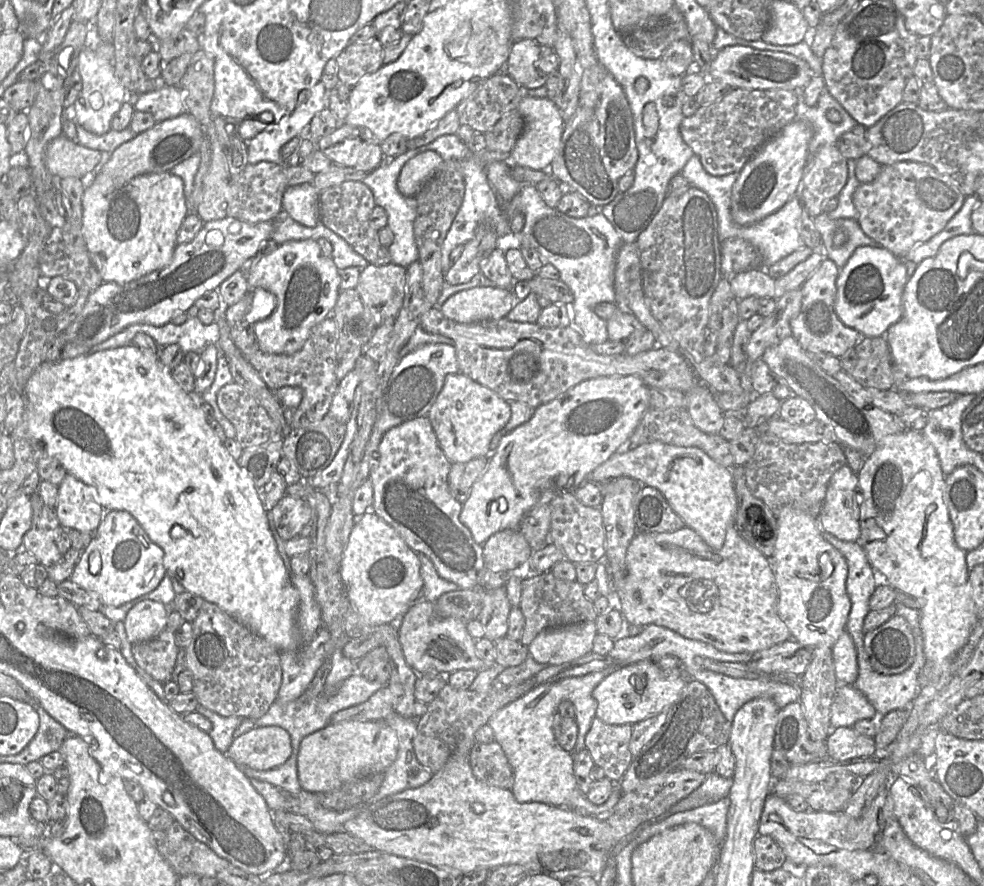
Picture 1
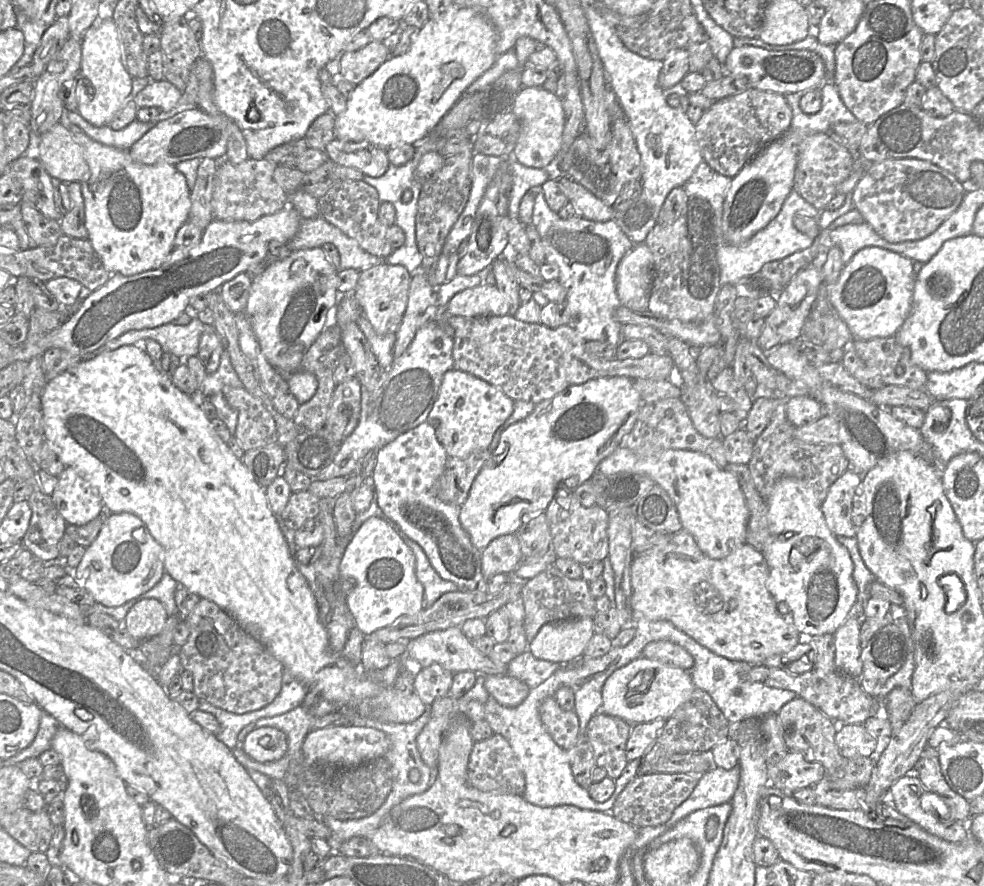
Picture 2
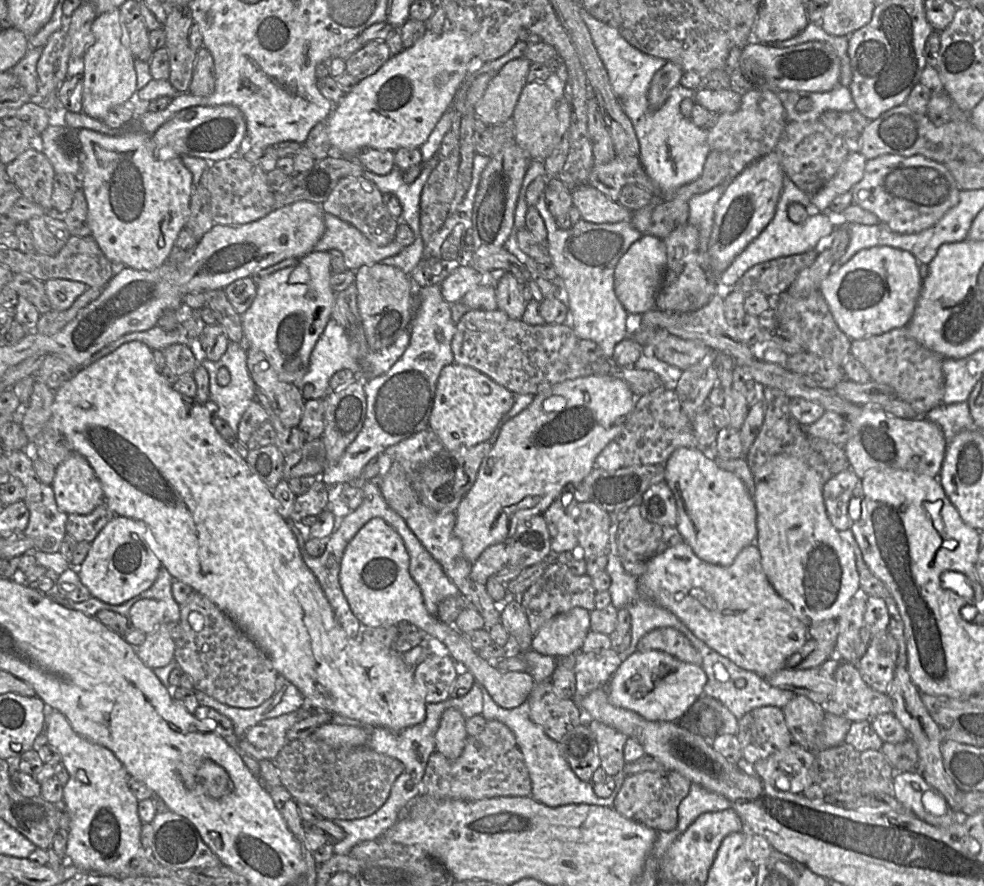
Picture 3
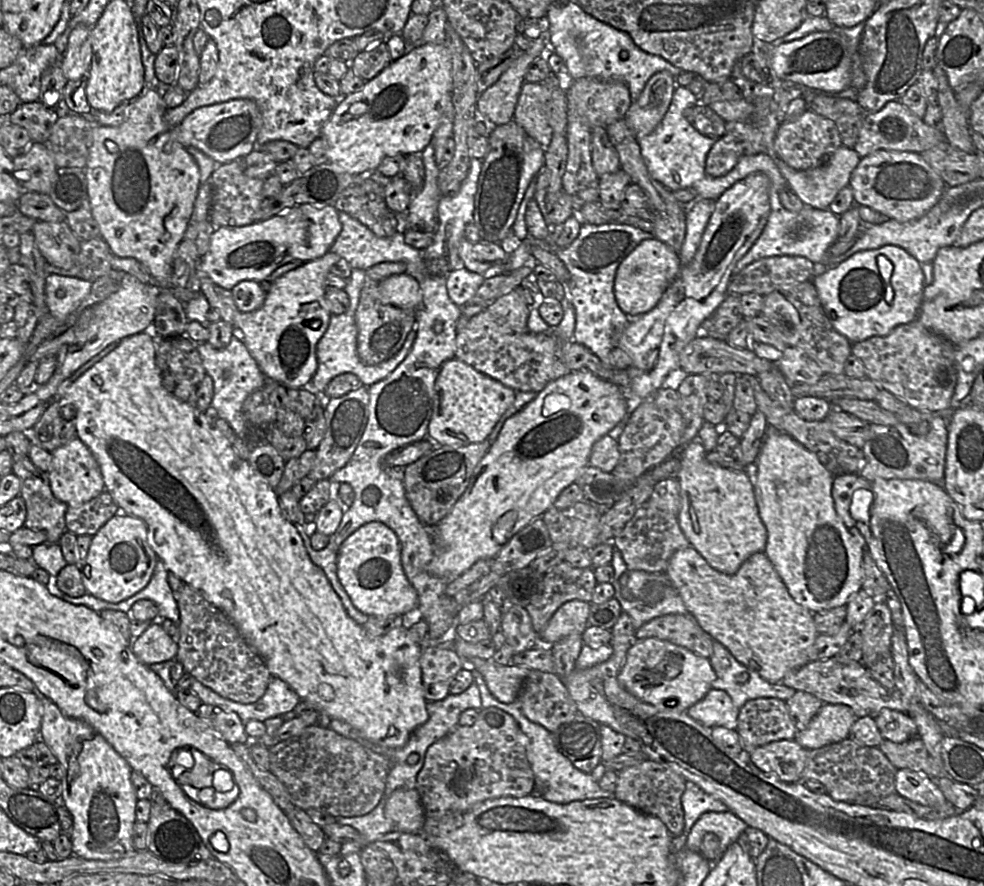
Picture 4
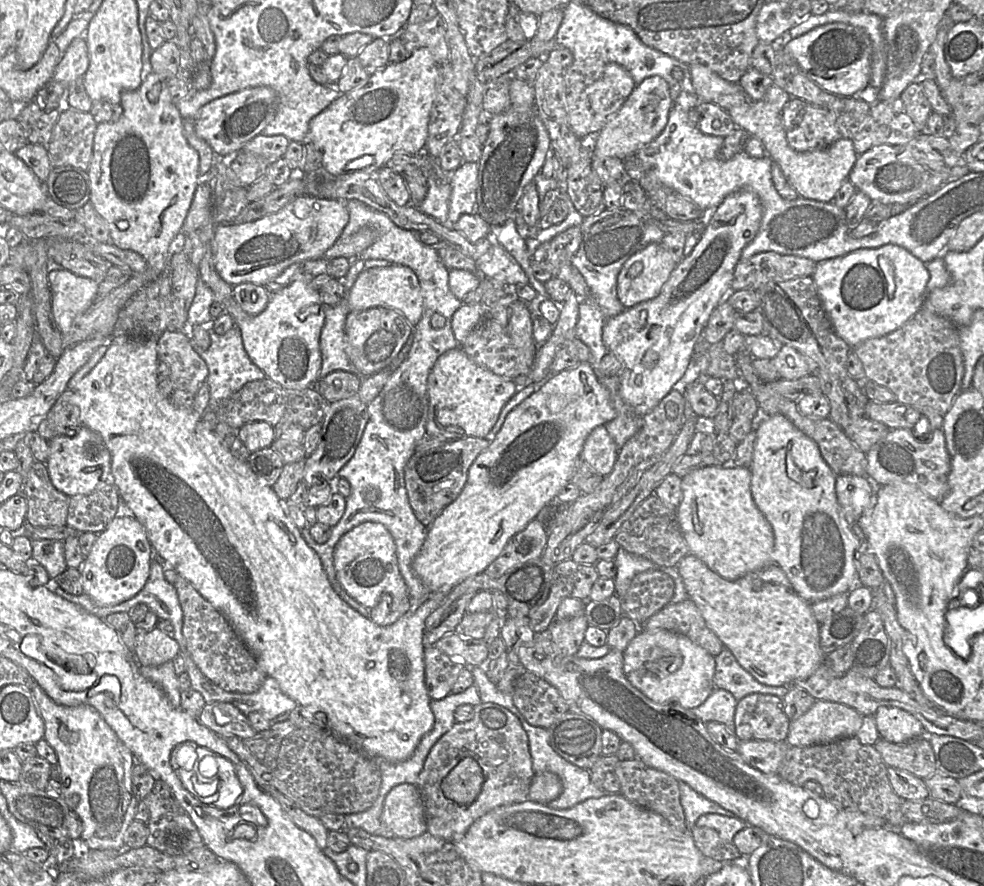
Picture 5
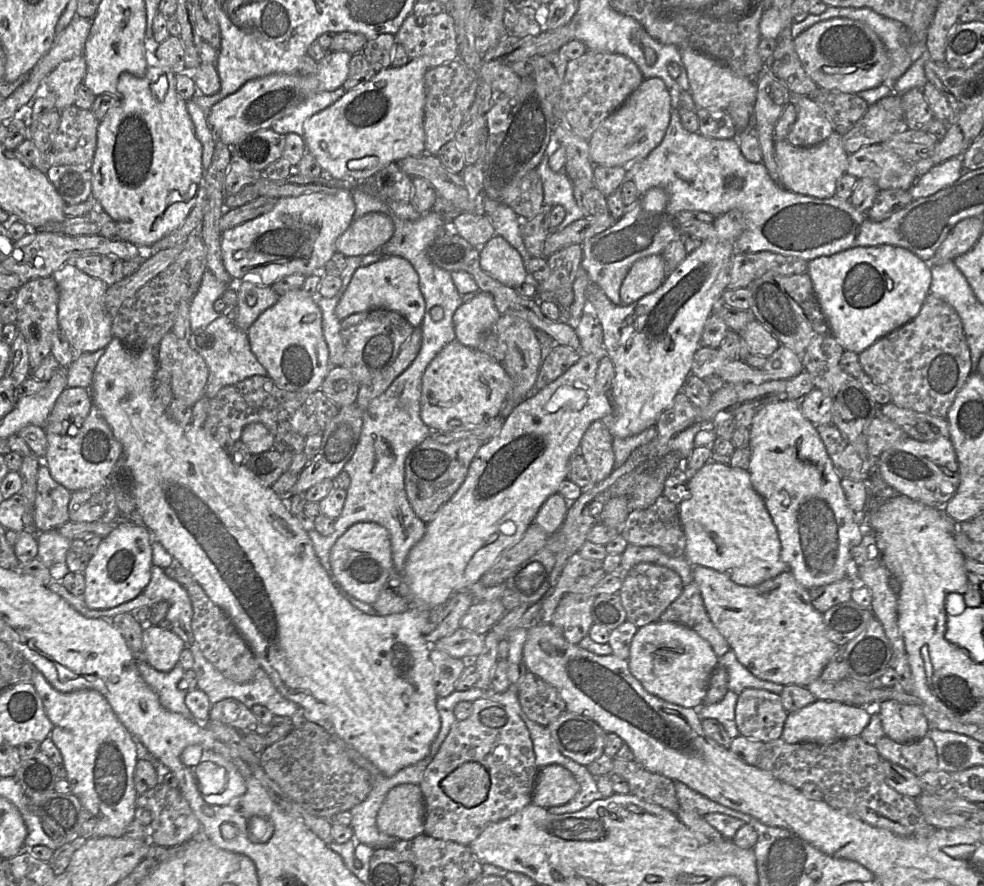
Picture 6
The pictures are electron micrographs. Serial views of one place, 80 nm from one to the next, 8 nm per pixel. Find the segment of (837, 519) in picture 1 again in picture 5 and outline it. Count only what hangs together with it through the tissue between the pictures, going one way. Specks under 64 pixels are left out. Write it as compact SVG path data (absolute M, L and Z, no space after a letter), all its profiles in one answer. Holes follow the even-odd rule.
M856 475L836 476L835 490L837 501L851 526L858 523L859 516L870 508L873 485L868 477Z

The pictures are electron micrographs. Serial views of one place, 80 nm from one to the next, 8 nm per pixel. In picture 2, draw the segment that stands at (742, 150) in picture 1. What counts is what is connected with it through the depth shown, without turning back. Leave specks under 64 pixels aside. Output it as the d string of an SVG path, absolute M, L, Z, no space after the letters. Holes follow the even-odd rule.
M747 89L715 101L695 124L695 134L704 161L716 173L733 178L770 143L791 127L792 110L783 94Z

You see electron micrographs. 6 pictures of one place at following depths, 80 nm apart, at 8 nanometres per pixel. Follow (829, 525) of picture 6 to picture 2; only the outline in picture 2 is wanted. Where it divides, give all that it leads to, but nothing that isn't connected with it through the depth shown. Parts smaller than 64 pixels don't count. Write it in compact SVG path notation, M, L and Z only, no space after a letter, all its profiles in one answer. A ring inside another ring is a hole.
M789 476L778 479L765 502L770 538L762 553L768 566L767 588L770 594L777 607L779 604L787 606L789 614L784 617L803 637L834 634L857 601L857 587L852 576L853 562L848 550L828 528L814 491L802 480Z

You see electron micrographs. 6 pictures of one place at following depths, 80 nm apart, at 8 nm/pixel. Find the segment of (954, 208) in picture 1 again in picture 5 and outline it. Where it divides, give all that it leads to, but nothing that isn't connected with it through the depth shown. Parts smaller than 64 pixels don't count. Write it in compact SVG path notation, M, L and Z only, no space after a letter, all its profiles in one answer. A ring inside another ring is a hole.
M879 145L874 146L857 160L849 174L849 180L858 191L866 194L872 201L883 204L909 205L929 196L931 192L932 173L916 162L902 146Z

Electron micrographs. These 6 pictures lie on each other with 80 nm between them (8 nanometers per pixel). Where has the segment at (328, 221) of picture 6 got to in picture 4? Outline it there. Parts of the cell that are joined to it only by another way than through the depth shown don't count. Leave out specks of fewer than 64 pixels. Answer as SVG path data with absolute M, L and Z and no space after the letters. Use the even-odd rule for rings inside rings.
M325 203L298 204L243 226L214 227L209 250L199 258L198 271L227 290L243 280L260 283L286 263L294 260L305 262L322 256L329 251L341 229L338 210Z

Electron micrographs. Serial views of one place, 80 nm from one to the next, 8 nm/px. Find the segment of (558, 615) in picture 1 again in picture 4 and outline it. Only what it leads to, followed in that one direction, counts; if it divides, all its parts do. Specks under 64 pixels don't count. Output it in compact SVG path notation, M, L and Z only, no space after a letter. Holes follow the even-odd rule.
M566 561L550 568L543 576L543 592L526 607L533 629L540 633L554 613L566 602L580 600L592 602L598 584L594 568L576 568Z

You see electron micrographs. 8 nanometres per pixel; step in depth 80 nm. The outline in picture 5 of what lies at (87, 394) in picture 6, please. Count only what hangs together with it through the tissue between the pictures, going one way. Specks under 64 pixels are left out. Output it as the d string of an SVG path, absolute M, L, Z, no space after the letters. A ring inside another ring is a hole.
M66 389L41 421L36 432L50 441L61 435L74 437L81 426L77 394L72 389Z

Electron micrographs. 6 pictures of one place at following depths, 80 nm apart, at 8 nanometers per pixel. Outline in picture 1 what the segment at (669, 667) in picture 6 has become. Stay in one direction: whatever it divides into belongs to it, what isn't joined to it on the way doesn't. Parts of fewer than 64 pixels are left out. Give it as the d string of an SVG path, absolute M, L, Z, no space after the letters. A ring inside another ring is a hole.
M642 660L613 669L593 690L597 701L595 717L606 724L631 724L650 718L670 708L687 684L685 674L666 671L653 660Z

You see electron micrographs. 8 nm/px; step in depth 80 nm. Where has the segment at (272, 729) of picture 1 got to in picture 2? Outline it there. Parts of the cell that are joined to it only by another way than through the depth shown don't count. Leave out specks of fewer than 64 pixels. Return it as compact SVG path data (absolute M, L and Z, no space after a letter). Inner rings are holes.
M259 727L247 734L242 749L257 762L277 761L287 752L287 737L275 727Z

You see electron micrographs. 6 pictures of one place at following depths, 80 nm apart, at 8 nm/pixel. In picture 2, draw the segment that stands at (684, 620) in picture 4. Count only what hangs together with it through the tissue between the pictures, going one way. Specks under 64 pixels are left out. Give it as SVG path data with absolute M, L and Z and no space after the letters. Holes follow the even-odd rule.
M669 640L648 643L643 649L642 656L684 670L690 670L694 665L692 655L682 646Z

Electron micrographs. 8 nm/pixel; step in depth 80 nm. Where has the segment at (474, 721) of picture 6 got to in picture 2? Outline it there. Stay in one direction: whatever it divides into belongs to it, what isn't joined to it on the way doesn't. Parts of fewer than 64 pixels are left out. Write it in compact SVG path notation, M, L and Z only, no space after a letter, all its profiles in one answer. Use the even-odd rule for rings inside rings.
M500 734L475 742L467 768L468 783L483 792L523 795L525 776L509 742Z

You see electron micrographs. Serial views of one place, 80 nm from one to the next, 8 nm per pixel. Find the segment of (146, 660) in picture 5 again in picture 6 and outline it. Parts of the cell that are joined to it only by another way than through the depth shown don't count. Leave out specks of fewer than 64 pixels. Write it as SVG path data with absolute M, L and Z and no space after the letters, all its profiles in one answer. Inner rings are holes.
M144 625L142 642L143 660L160 672L171 671L185 648L182 639L172 630L157 625Z

